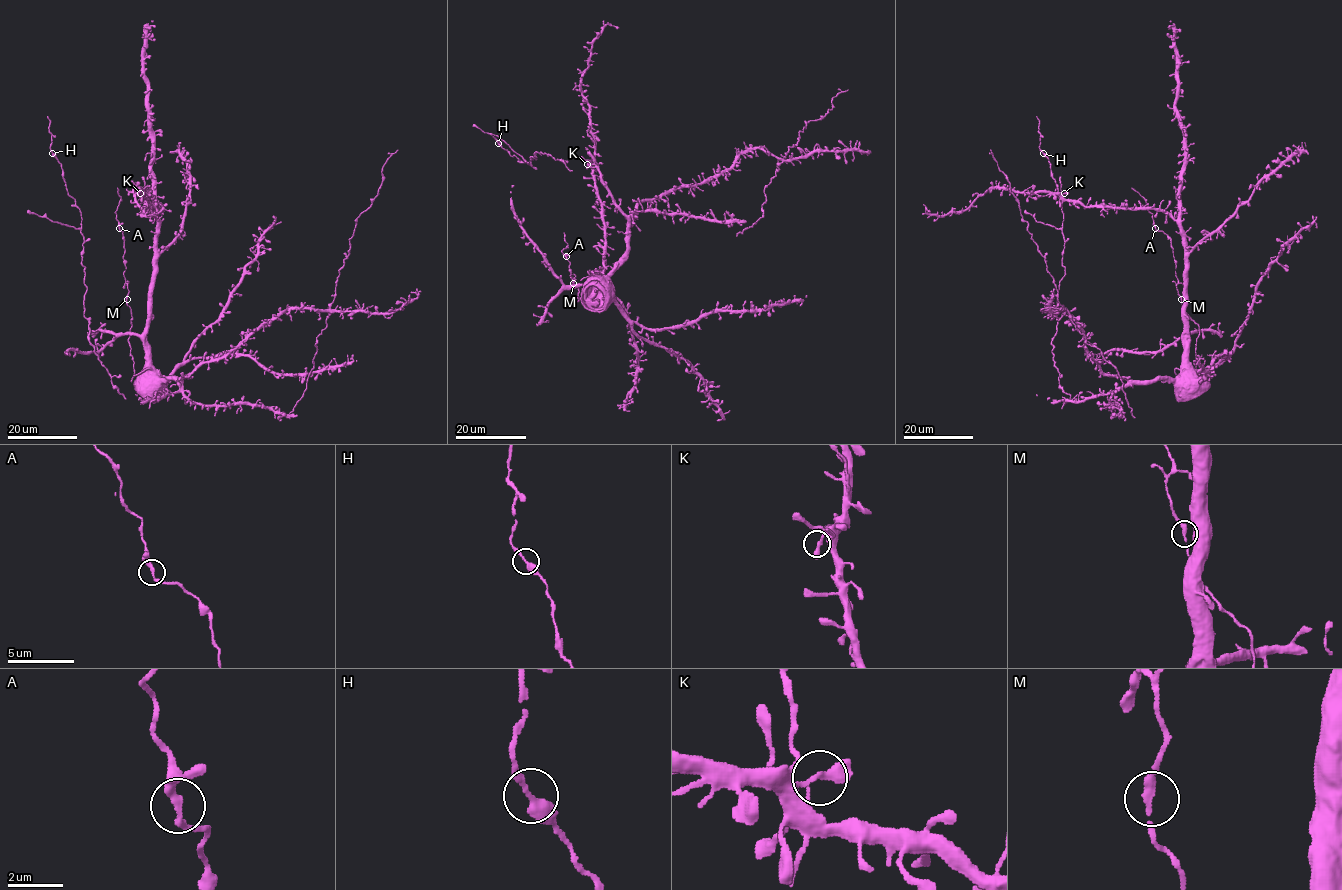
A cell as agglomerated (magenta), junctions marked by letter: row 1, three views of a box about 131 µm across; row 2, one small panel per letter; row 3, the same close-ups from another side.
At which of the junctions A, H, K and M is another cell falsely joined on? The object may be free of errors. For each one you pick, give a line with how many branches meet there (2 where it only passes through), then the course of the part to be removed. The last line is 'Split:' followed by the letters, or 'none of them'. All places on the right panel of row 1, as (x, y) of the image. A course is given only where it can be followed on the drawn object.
Split: none of them

